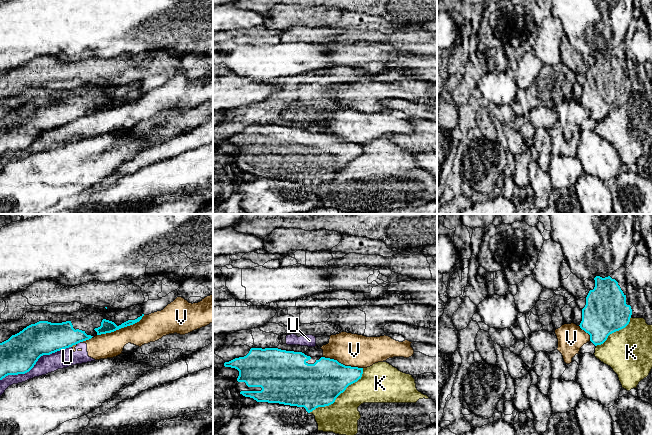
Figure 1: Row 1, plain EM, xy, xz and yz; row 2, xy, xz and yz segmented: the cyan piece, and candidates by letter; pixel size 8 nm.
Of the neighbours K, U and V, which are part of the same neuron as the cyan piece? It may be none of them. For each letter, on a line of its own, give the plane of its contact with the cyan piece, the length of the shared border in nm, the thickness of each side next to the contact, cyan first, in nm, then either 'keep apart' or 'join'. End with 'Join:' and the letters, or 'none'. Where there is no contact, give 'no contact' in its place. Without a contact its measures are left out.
K: meets cyan in xz; contact 550 nm long; 360 nm thick on the cyan side, 260 nm on the other; keep apart
U: meets cyan in xy; contact 650 nm long; 300 nm thick on the cyan side, 150 nm on the other; keep apart
V: meets cyan in xy; contact 420 nm long; 100 nm thick on the cyan side, 220 nm on the other; keep apart
Join: none

